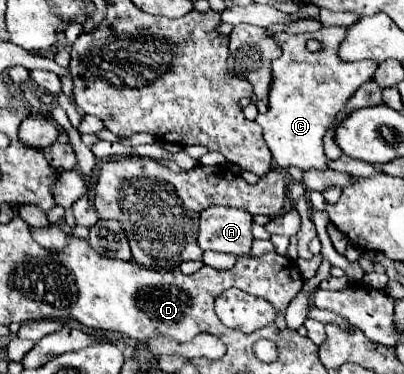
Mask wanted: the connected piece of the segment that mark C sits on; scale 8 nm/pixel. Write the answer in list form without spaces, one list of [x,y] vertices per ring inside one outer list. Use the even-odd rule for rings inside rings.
[[[322,27],[316,33],[276,33],[274,41],[282,49],[282,57],[272,63],[272,87],[270,87],[270,107],[264,115],[256,117],[256,123],[264,129],[264,141],[272,151],[274,161],[280,167],[300,167],[308,169],[328,169],[330,159],[324,153],[322,137],[334,117],[344,109],[346,101],[354,91],[370,81],[378,69],[372,59],[362,61],[342,61],[338,47],[344,41],[348,27]],[[316,39],[322,43],[322,51],[308,51],[306,41]]]

